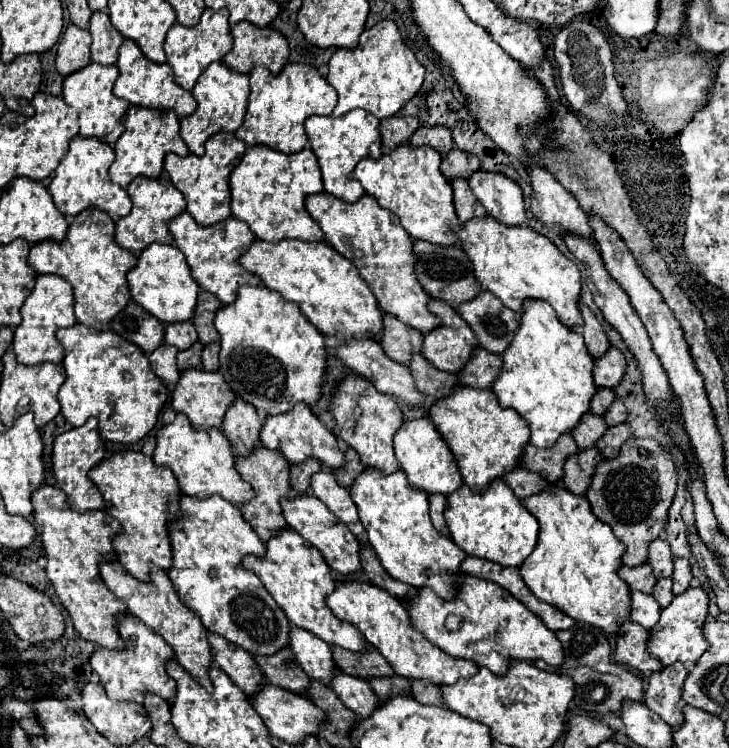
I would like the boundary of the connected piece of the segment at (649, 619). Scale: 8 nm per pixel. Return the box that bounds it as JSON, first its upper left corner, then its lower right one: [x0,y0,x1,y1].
[631,591,661,629]

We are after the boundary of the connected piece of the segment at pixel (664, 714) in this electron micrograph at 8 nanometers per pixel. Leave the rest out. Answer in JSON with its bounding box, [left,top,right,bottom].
[645,661,687,729]

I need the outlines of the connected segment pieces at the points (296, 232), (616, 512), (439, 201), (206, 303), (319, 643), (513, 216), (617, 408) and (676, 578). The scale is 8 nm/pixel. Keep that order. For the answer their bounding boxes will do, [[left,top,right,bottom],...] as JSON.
[[229,145,325,241],[587,437,677,565],[355,145,461,247],[193,291,221,343],[289,625,335,685],[469,171,525,225],[601,399,627,427],[671,559,693,595]]

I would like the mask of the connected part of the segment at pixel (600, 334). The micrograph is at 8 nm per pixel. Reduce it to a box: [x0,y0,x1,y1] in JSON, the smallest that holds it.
[571,305,609,357]

